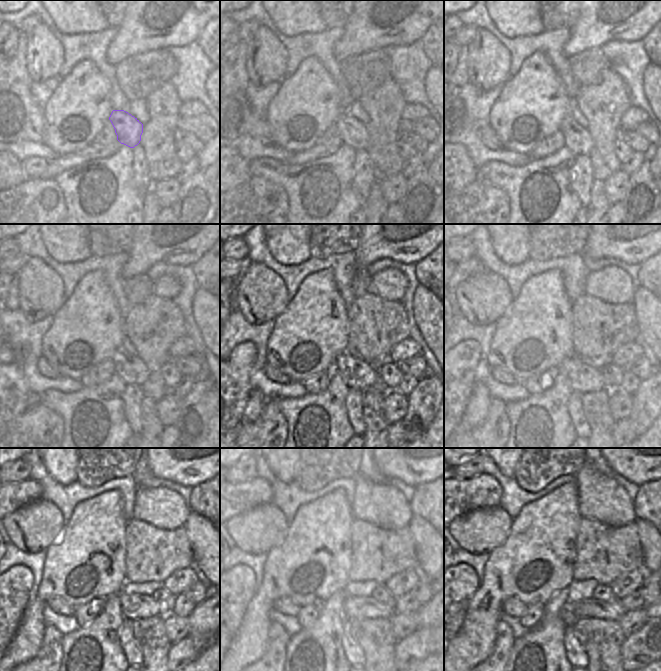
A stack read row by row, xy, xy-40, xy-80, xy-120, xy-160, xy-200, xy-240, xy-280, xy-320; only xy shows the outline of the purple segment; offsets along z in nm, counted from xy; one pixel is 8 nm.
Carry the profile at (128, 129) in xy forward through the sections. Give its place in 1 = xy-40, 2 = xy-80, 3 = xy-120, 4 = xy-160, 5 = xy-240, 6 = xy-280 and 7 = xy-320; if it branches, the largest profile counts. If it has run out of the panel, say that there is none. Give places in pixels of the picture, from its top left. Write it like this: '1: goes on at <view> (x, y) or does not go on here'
1: goes on at xy-40 (353, 132)
2: goes on at xy-80 (577, 138)
3: goes on at xy-120 (131, 369)
4: goes on at xy-160 (357, 374)
5: goes on at xy-240 (133, 606)
6: goes on at xy-280 (355, 607)
7: goes on at xy-320 (590, 608)

